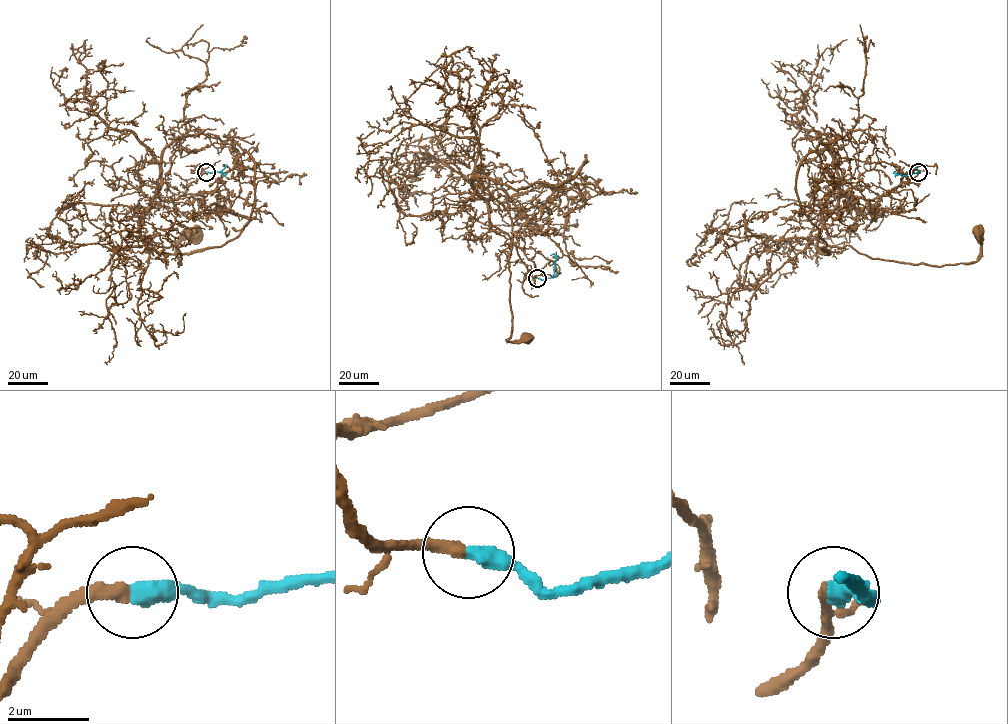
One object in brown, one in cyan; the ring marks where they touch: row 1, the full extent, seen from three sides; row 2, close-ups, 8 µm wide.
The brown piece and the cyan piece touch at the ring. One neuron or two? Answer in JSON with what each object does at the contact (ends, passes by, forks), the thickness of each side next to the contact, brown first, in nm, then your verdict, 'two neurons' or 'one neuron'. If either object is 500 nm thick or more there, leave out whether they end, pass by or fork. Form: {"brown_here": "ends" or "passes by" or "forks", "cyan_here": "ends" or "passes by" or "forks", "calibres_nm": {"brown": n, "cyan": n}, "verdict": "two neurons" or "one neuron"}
{"brown_here": "ends", "cyan_here": "ends", "calibres_nm": {"brown": 360, "cyan": 460}, "verdict": "one neuron"}

